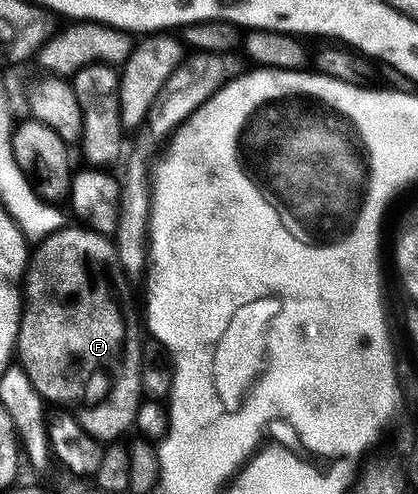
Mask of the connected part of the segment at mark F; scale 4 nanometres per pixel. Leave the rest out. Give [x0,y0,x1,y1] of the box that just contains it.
[16,224,143,444]

